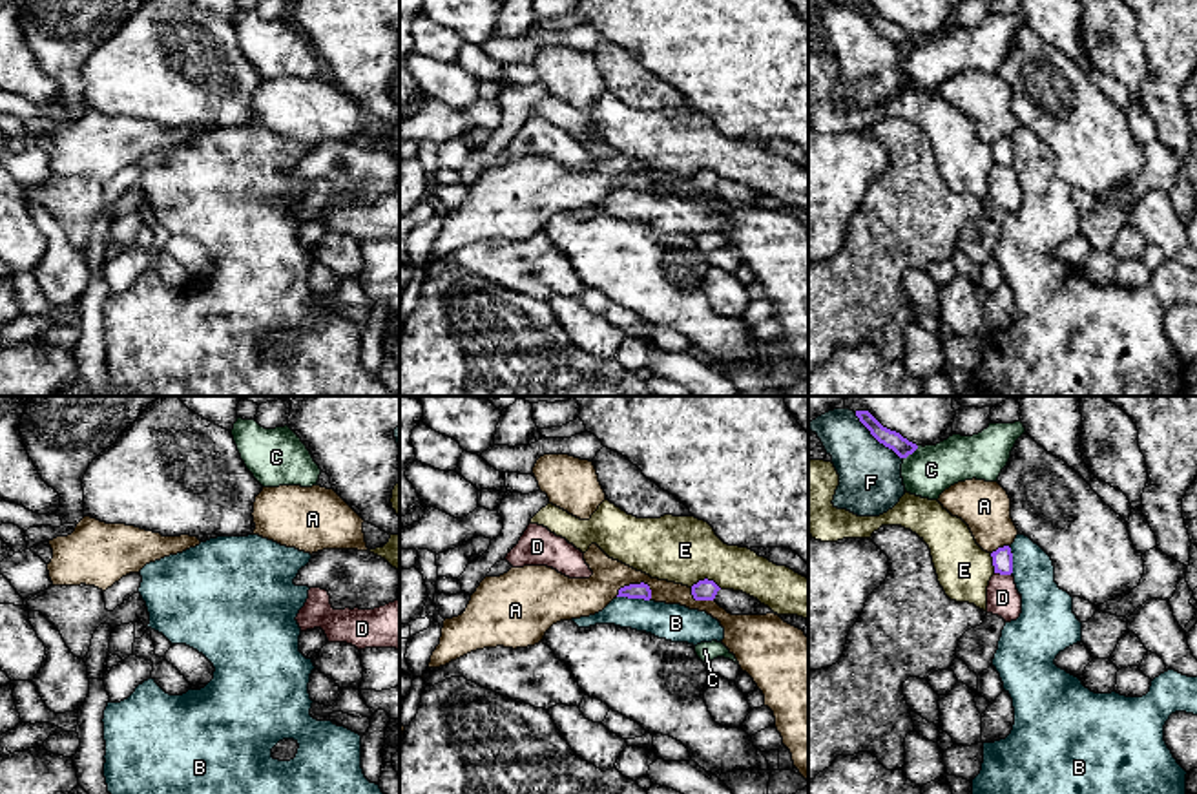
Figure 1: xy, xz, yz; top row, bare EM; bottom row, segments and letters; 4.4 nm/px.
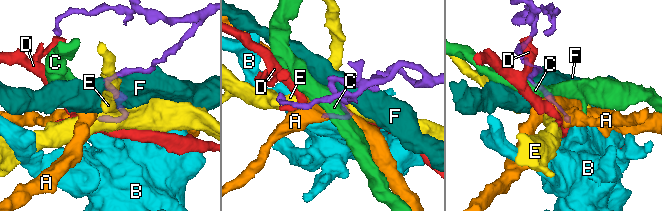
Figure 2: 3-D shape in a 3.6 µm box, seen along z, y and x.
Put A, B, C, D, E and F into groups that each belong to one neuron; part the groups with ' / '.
A / B / C / D / E / F

